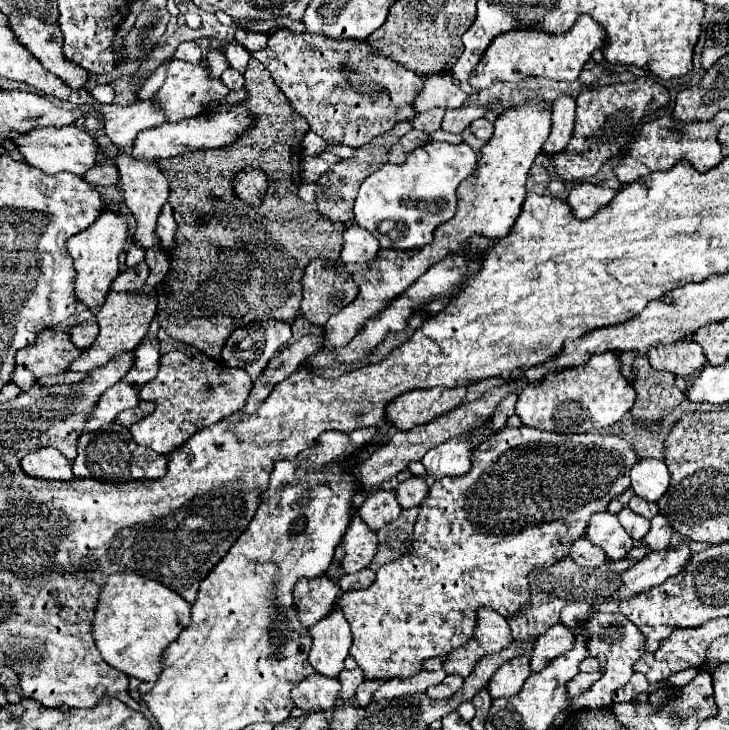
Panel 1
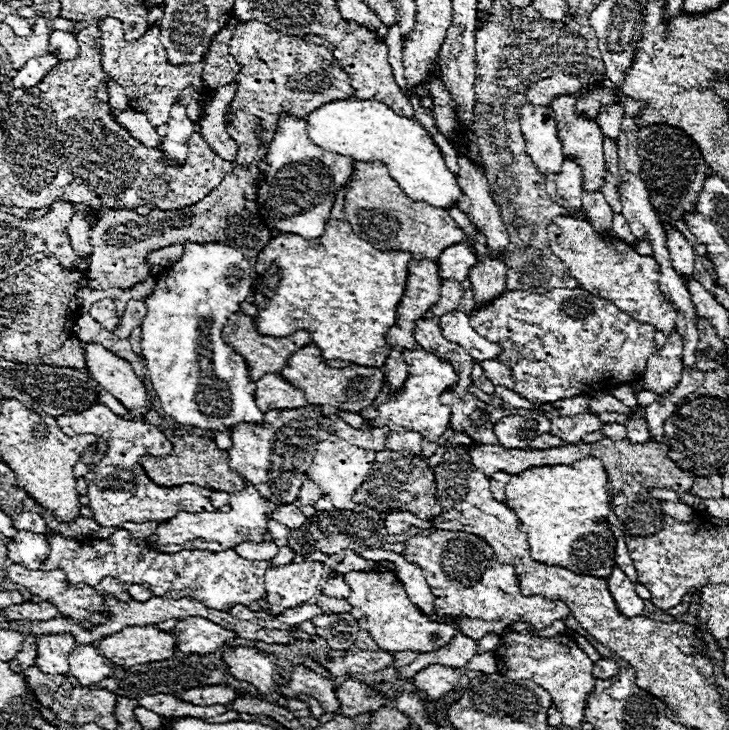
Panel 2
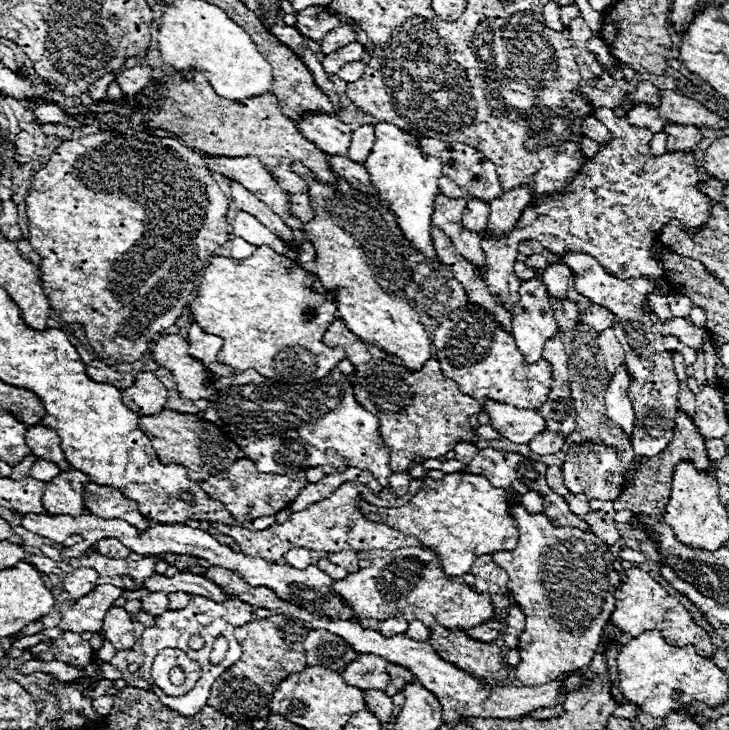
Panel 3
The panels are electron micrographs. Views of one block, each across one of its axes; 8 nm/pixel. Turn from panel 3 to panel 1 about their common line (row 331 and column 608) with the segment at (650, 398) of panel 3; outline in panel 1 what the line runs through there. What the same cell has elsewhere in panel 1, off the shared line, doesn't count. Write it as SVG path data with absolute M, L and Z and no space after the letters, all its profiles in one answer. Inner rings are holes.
M598 612L590 622L588 622L588 630L590 630L590 640L588 640L588 650L590 656L594 656L596 652L602 652L606 656L606 672L604 676L590 686L590 690L574 696L570 700L574 710L592 710L592 708L608 708L612 706L612 692L620 686L624 686L630 676L632 676L632 666L634 662L646 654L646 638L638 632L638 626L632 624L630 620L626 620L622 614L602 614Z

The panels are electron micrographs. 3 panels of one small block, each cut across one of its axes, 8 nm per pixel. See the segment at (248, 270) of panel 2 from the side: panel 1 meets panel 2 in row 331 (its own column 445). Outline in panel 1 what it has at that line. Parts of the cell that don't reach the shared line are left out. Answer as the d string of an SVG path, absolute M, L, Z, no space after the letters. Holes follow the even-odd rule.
M428 142L406 154L402 164L382 164L370 174L356 196L354 220L366 228L382 248L418 250L432 240L436 226L456 212L456 188L478 168L478 156L468 144Z

